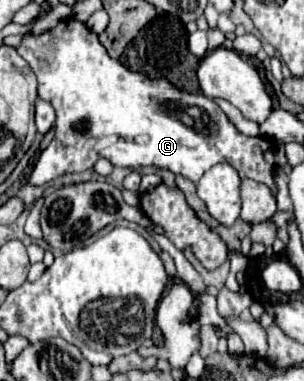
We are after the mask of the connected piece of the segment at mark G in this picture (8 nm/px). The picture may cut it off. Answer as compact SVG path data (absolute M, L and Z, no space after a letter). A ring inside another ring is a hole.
M69 17L59 21L53 29L43 31L41 35L25 33L21 45L17 47L19 55L31 65L33 73L39 79L39 97L49 101L57 111L55 121L55 137L49 147L41 153L31 177L29 185L45 185L47 181L69 173L69 171L85 171L91 169L97 157L107 157L117 167L145 167L155 165L161 169L169 169L175 175L183 175L191 181L199 181L201 175L217 163L233 165L241 177L251 177L255 181L265 183L275 193L273 183L273 143L263 137L247 137L235 129L235 125L227 119L221 107L207 99L205 95L197 93L191 95L187 91L177 89L167 79L149 79L147 75L129 71L121 61L113 61L107 49L101 45L99 35L87 29L85 23ZM171 109L181 111L187 117L187 125L181 117L175 117Z

